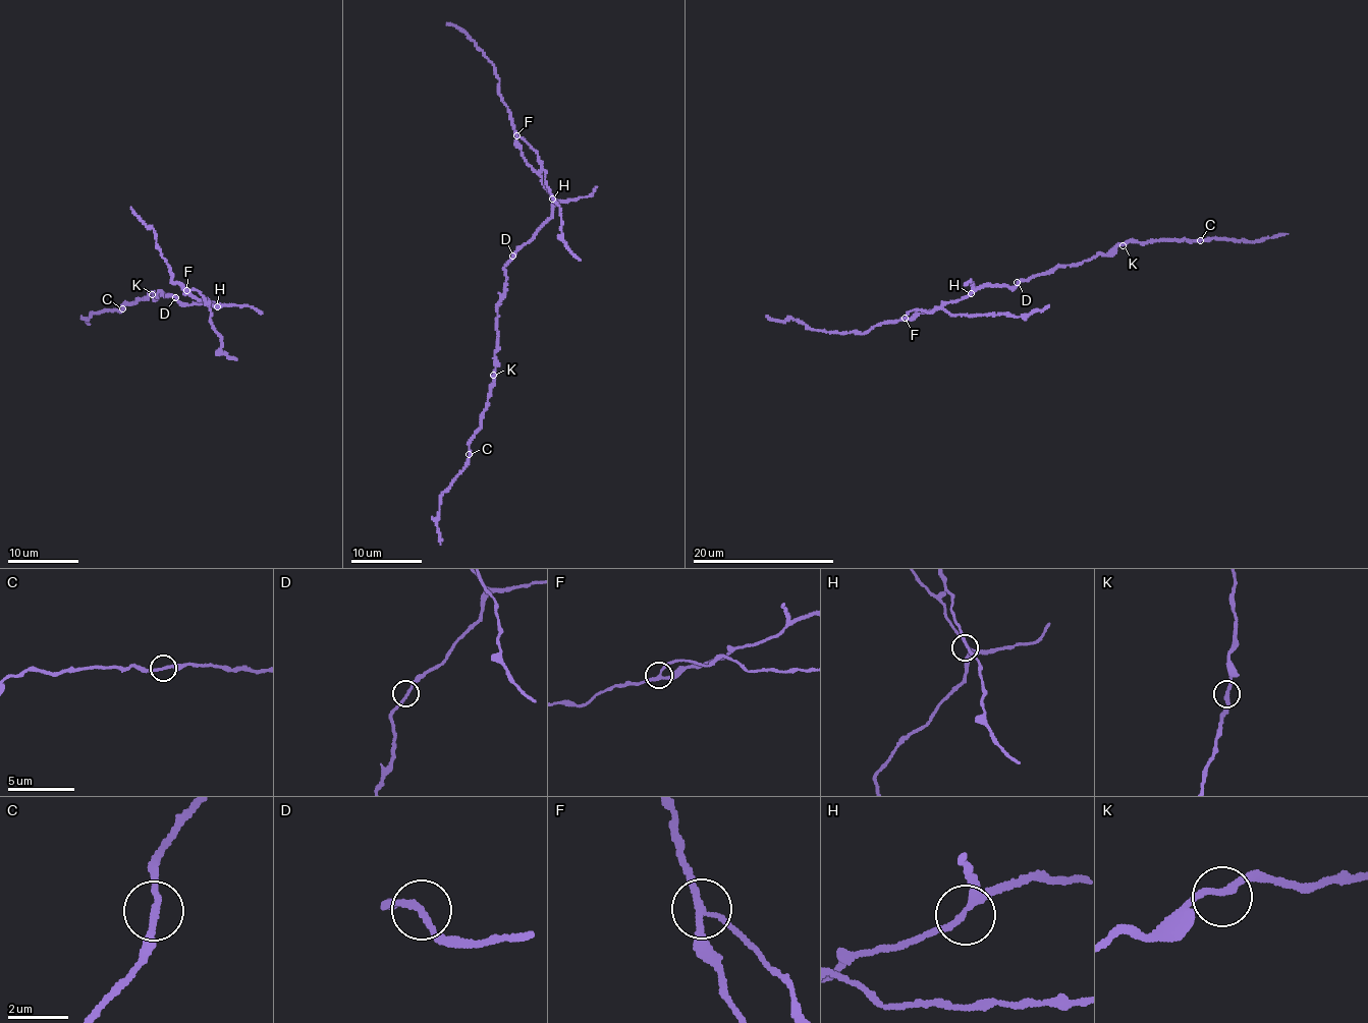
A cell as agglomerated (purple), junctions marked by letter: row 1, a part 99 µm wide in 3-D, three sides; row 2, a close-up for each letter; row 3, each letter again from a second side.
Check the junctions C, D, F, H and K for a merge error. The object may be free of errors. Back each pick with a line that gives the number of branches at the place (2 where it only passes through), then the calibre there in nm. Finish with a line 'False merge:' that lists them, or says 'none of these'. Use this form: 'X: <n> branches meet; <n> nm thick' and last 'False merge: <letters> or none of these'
F: 3 branches meet; 190 nm thick
False merge: F

